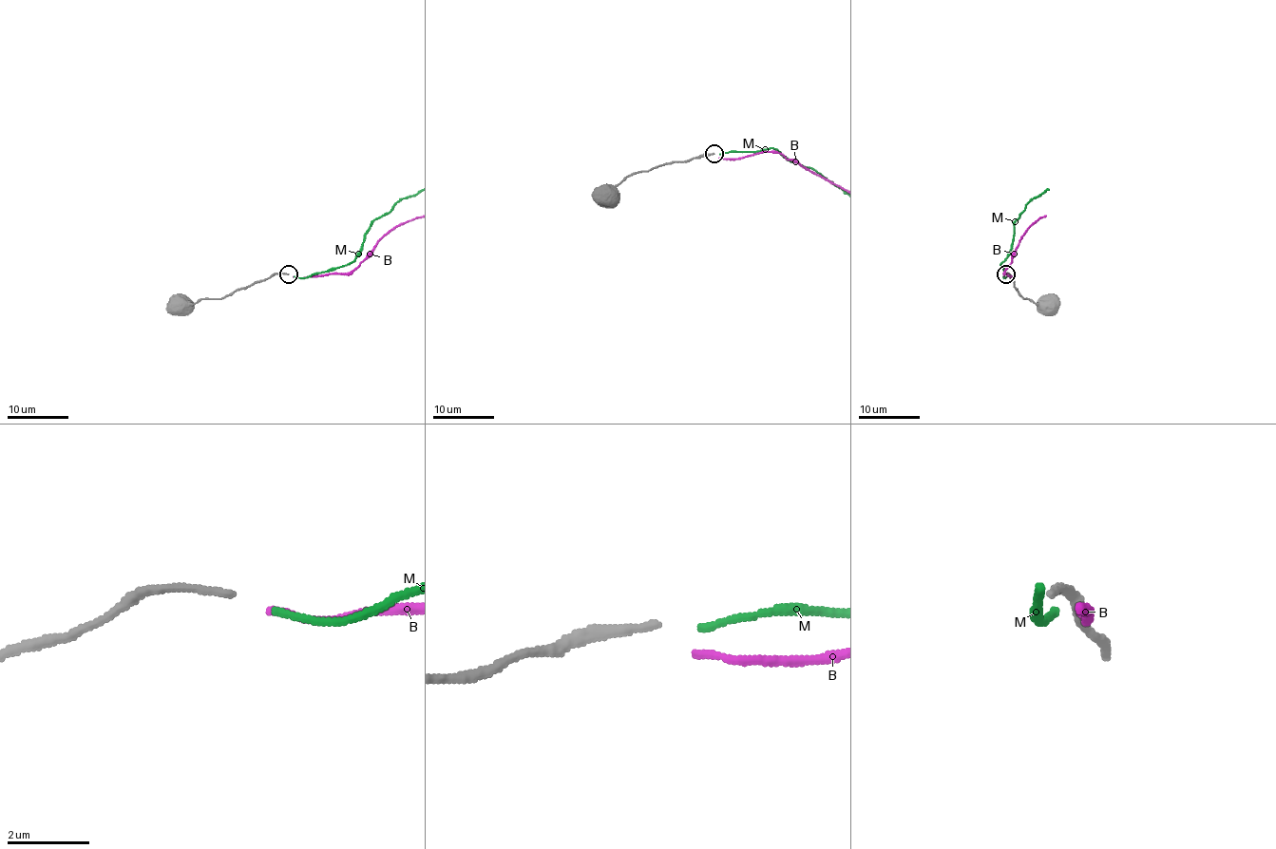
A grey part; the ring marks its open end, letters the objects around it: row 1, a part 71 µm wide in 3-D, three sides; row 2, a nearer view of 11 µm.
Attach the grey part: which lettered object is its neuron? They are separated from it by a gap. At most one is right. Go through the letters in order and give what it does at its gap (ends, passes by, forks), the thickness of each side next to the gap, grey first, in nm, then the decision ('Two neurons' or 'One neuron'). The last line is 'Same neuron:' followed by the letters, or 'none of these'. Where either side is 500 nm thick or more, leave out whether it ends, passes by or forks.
B: It ends there. Thickness 190 nm (grey) against 160 nm. Two neurons
M: It ends there. Thickness 190 nm (grey) against 150 nm. One neuron
Same neuron: M

